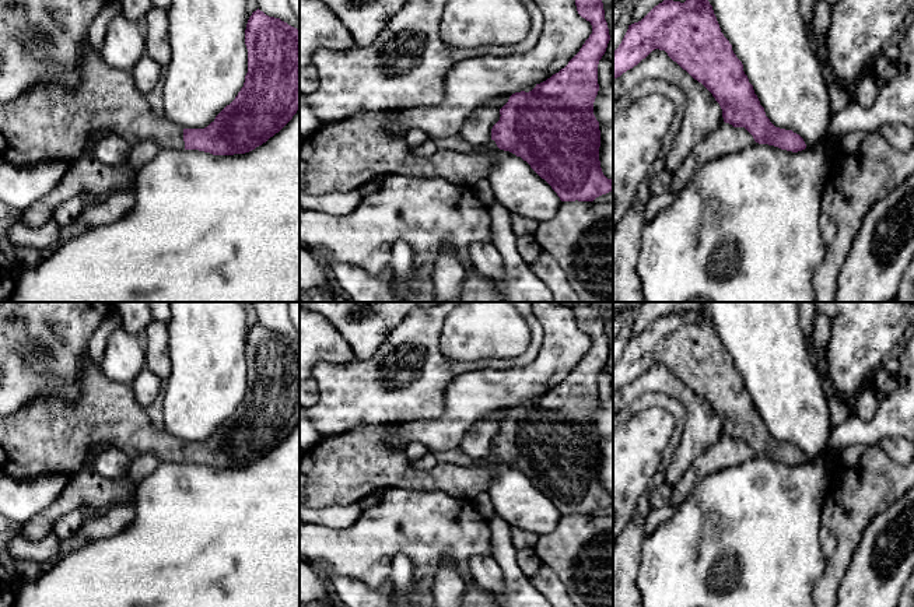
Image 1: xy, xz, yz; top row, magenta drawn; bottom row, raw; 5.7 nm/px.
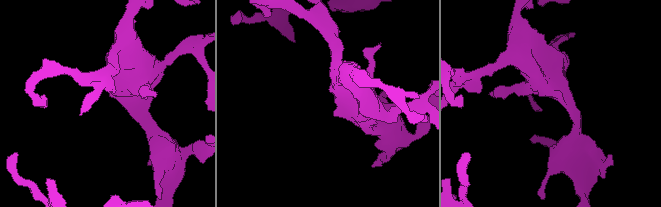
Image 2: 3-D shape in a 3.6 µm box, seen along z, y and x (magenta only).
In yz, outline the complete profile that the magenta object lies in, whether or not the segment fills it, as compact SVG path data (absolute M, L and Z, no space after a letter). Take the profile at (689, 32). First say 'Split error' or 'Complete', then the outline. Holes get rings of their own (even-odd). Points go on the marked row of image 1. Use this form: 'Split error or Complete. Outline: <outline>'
Complete. Outline: M663 0L641 21L628 25L621 43L613 52L613 80L655 49L665 50L712 94L725 123L745 127L759 144L792 152L806 148L799 134L775 127L766 116L708 0Z

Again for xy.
Split error. Outline: M259 8L245 29L248 73L235 99L204 129L183 129L151 109L146 95L136 88L132 71L108 66L90 42L84 43L77 63L77 83L34 85L10 102L0 102L0 158L15 166L60 159L76 161L88 136L111 129L129 145L153 140L161 150L199 150L213 155L245 154L279 133L300 109L300 31Z

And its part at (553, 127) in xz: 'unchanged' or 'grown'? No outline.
grown

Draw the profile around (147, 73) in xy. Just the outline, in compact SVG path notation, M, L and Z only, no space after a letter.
M144 55L132 70L136 88L148 95L161 81L162 69L150 56Z

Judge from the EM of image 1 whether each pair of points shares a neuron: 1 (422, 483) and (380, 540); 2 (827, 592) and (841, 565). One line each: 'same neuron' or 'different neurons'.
1: different neurons
2: same neuron

